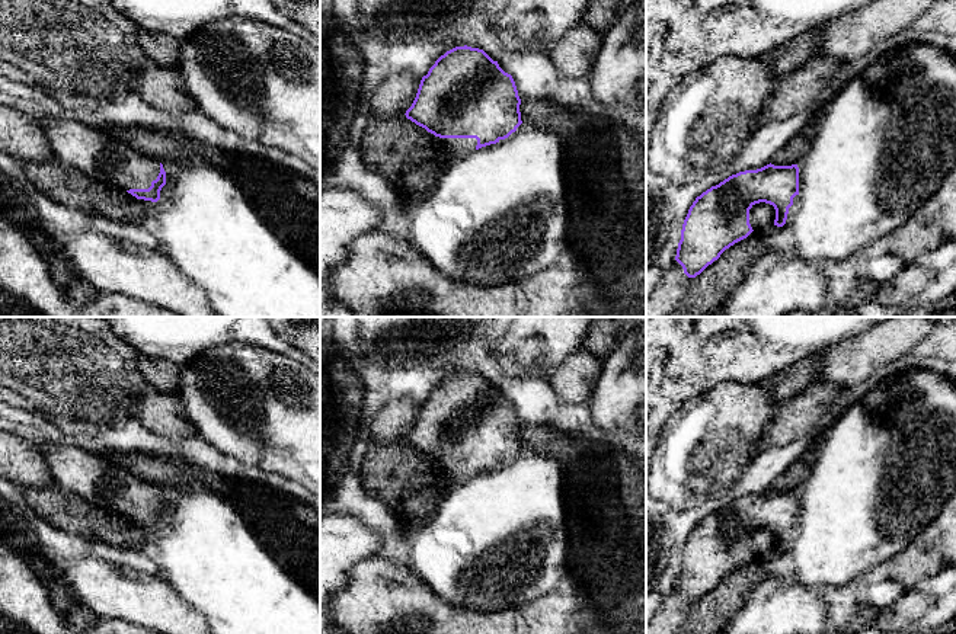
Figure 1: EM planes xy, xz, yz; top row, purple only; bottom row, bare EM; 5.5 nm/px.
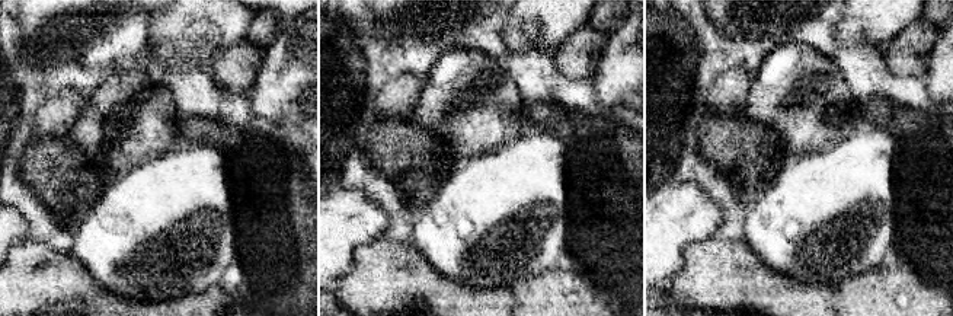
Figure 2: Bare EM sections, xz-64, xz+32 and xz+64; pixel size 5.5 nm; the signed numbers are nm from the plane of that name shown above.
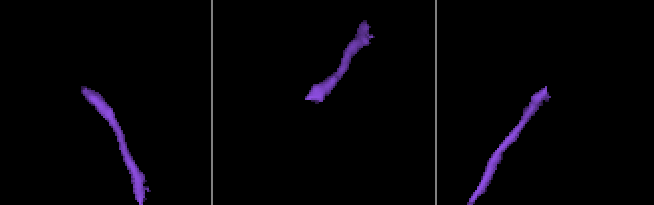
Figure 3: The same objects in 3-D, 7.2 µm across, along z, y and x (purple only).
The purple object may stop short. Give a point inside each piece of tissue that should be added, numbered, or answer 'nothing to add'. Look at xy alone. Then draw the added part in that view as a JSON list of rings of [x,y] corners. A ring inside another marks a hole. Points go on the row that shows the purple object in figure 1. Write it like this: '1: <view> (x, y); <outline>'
1: xy (92, 150); [[[36,118],[57,160],[89,177],[124,190],[148,189],[160,173],[160,161],[137,151],[105,128],[77,119]]]

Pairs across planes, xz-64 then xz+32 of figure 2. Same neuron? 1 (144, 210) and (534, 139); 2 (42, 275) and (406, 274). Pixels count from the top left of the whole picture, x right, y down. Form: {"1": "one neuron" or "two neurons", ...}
{"1": "one neuron", "2": "one neuron"}

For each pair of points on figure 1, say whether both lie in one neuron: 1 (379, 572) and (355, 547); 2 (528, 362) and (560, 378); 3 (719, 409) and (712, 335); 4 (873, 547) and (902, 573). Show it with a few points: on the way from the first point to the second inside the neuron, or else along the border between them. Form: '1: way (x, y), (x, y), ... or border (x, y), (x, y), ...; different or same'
1: border (374, 554), (360, 560), (351, 569), (344, 585); different
2: border (576, 351), (547, 374); different
3: border (751, 384), (719, 381), (706, 391), (686, 400); different
4: border (914, 537), (902, 550), (885, 562); different

